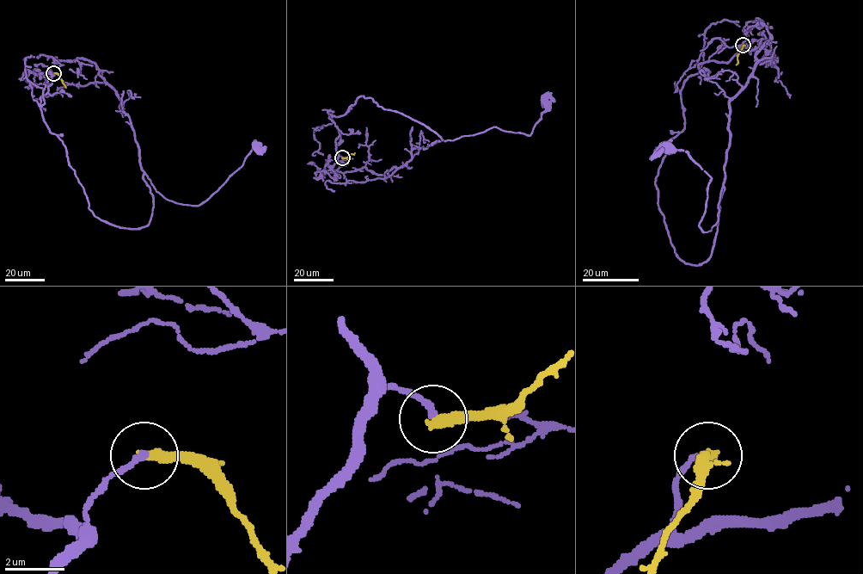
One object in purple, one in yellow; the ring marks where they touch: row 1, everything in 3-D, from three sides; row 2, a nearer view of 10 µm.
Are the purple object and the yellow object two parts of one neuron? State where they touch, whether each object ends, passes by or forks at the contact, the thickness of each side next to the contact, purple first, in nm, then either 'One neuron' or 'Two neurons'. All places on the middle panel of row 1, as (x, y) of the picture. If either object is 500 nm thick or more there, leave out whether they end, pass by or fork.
Place: (342, 157). At the ring purple ends. At the ring yellow ends. Thickness 200 nm (purple) against 380 nm. Two neurons

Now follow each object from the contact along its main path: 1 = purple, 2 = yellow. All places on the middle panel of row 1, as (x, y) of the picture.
1: (342, 158), (329, 114), (363, 95), (435, 132), (442, 140), (433, 145), (492, 127), (529, 135), (547, 106)
2: (342, 158), (354, 153)

